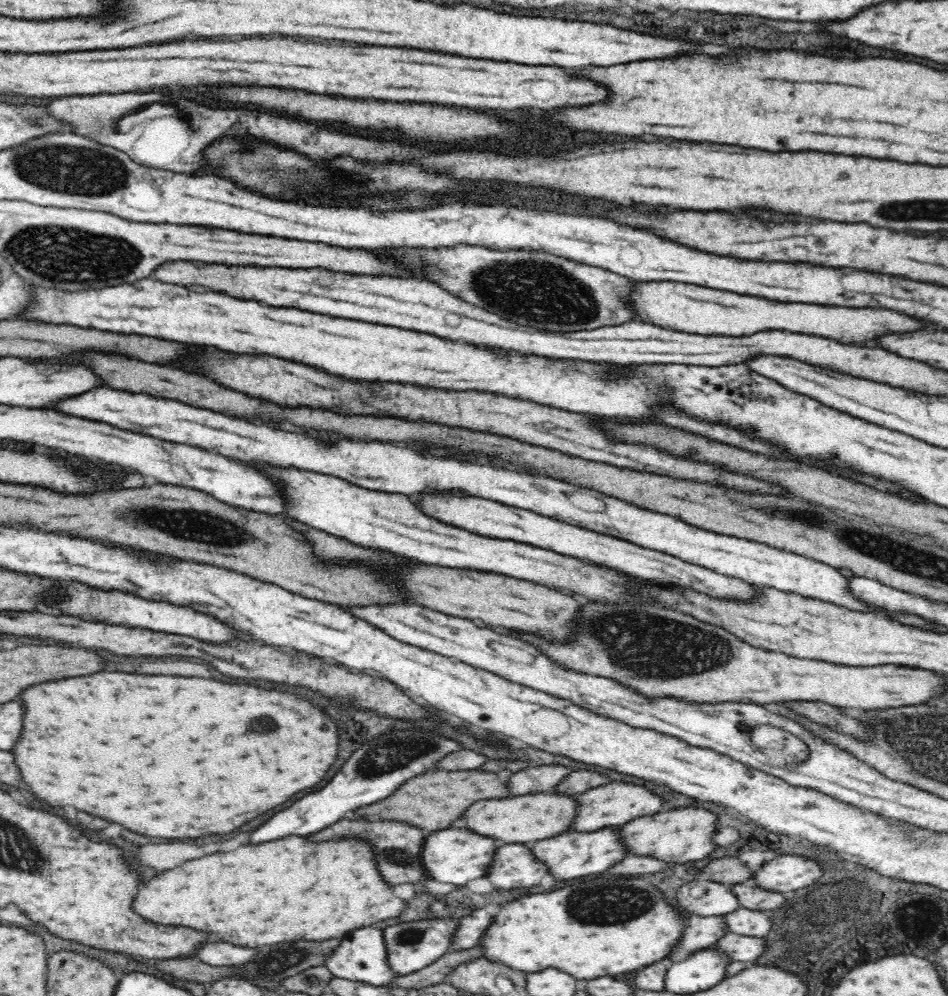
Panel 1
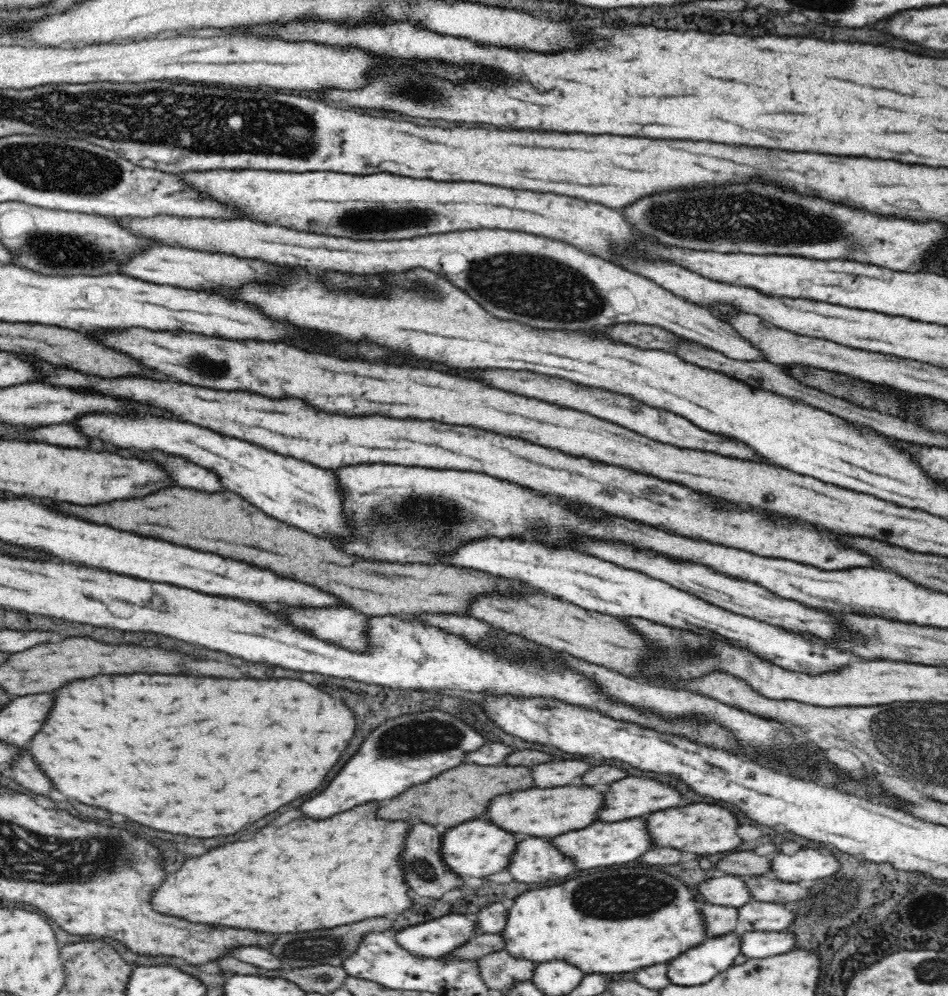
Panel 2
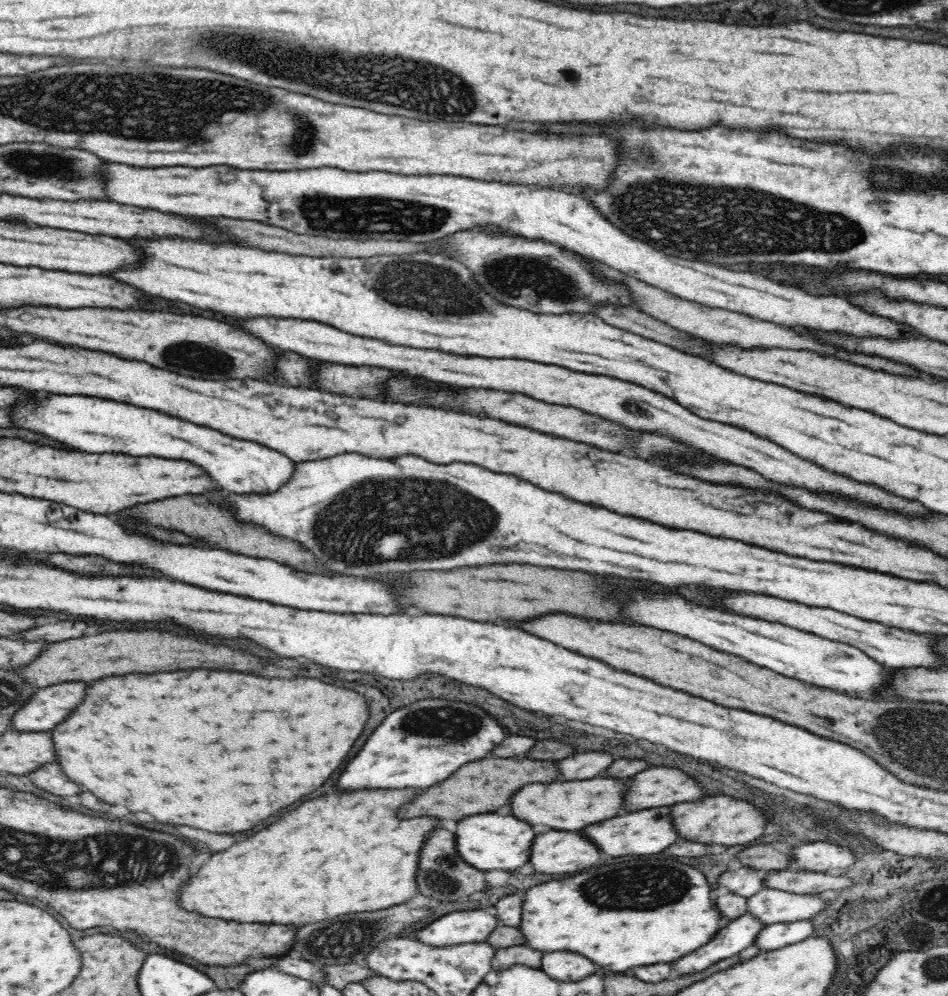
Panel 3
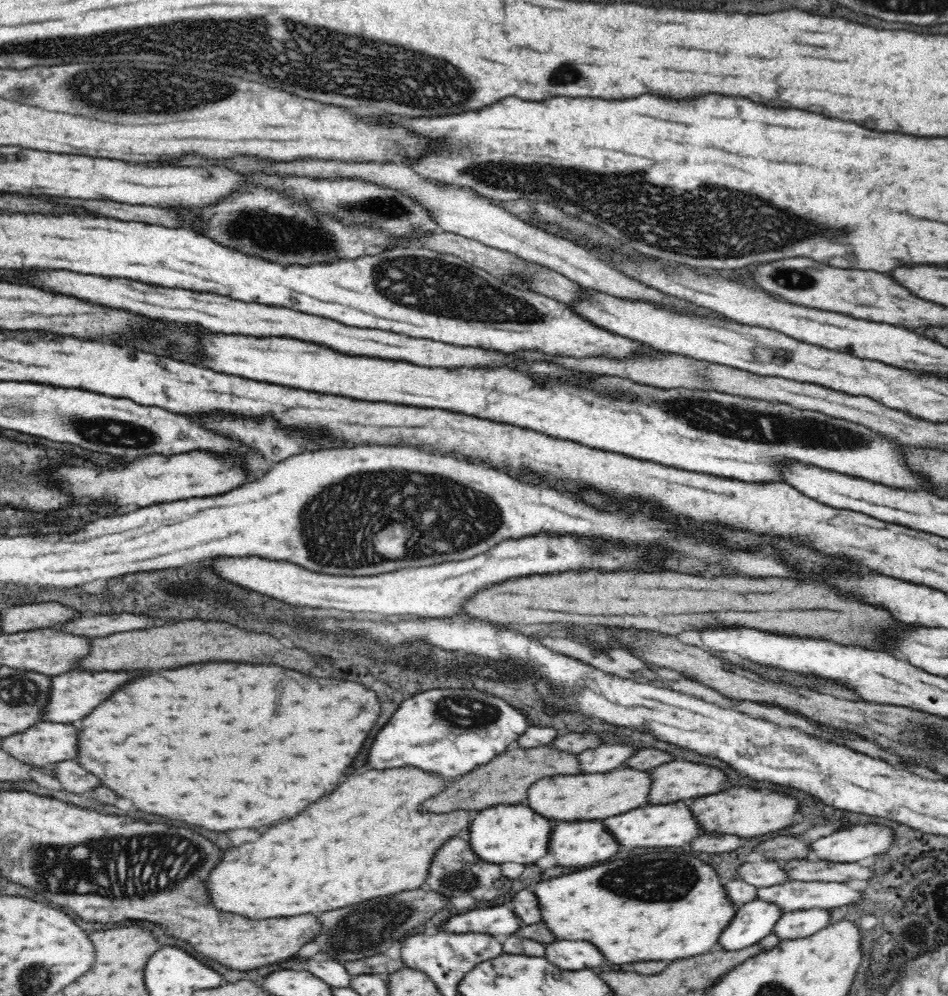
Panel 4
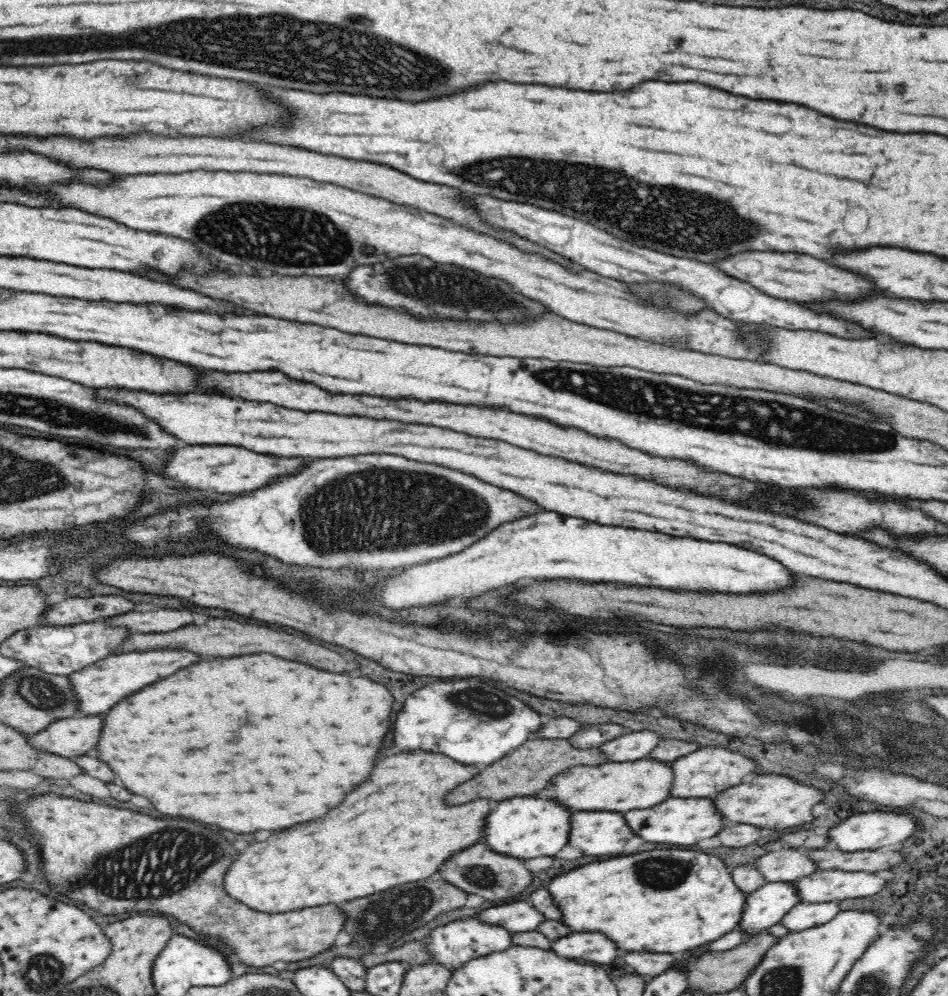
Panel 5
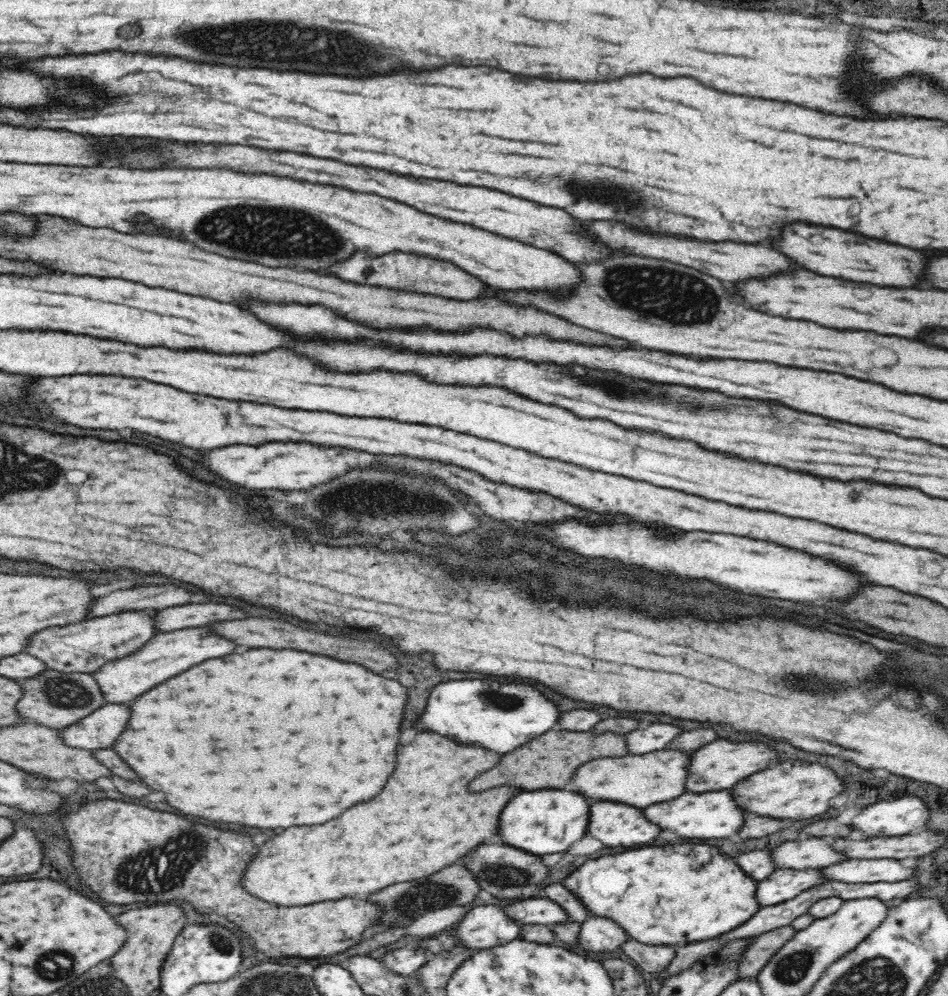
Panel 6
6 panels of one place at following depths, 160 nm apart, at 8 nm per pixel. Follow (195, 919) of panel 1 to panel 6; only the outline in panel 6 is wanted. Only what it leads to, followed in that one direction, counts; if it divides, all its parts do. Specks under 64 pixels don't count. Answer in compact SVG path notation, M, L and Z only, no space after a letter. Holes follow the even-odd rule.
M418 734L414 744L398 746L396 770L388 778L384 790L372 800L352 806L332 822L320 826L294 826L264 842L244 872L244 891L278 906L306 906L378 892L396 882L426 878L448 864L454 864L468 850L498 832L498 814L508 804L508 792L512 788L502 786L476 794L468 792L468 782L490 770L498 760L496 754L484 748L456 746L452 740L440 738L438 734Z

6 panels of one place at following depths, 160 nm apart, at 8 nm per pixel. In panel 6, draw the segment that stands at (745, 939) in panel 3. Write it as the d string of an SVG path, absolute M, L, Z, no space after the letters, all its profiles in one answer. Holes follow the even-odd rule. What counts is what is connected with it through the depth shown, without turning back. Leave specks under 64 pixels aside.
M776 869L768 878L757 883L758 908L788 902L795 899L802 891L823 882L822 869Z

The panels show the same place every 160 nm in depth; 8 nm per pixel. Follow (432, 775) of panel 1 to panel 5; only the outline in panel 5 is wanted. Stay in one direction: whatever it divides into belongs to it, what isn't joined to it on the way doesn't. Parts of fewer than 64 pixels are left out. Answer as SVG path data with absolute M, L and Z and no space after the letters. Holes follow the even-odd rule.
M531 737L520 748L516 748L512 754L504 756L500 762L494 762L484 772L480 772L472 780L468 780L468 782L460 784L456 790L452 790L446 796L446 804L458 806L458 804L466 804L466 802L472 802L478 798L506 800L506 798L516 798L516 796L534 796L542 788L546 788L546 784L556 774L560 774L566 768L582 766L582 764L584 766L604 764L604 755L598 752L597 748L578 750L578 748L570 746L570 742L566 742L564 739L550 740Z

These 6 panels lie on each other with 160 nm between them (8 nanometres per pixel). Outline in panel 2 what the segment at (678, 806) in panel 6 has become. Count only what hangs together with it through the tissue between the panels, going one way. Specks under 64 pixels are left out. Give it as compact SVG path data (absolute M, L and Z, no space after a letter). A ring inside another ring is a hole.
M644 818L624 820L624 822L594 822L584 830L568 832L562 836L552 838L552 844L566 856L570 856L576 862L578 870L590 870L598 866L612 866L612 864L624 864L632 862L644 854L652 844L648 840L648 830L644 824Z

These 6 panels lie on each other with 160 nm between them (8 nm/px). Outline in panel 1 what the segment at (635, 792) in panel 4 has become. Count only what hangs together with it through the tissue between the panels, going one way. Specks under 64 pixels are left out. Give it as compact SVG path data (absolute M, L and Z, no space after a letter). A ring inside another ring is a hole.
M526 794L502 800L484 800L468 806L462 816L462 826L506 844L524 844L550 838L552 834L558 836L560 832L568 830L576 816L576 808L576 800L562 794Z

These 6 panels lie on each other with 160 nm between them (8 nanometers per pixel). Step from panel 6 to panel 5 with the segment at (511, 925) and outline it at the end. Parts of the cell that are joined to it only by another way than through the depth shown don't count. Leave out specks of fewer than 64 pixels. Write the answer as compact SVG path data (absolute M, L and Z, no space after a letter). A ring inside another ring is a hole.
M476 916L440 925L438 928L430 930L428 937L423 940L426 951L430 955L430 962L444 966L452 973L473 958L503 951L512 946L511 932L506 931L504 927L484 923L476 919Z

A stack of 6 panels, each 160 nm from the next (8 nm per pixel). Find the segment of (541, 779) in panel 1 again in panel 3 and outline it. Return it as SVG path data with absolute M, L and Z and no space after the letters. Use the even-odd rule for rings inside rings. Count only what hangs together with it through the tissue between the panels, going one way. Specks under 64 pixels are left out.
M588 752L588 754L574 754L566 760L558 762L558 780L588 780L598 776L612 764L612 756L604 752Z

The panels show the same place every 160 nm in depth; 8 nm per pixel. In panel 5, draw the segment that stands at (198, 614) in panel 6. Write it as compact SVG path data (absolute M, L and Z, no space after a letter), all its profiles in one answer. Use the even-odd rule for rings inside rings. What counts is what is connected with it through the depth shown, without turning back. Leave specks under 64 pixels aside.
M156 610L156 612L130 612L114 618L106 618L104 622L110 626L122 626L136 632L168 632L180 626L190 624L194 614L190 610Z

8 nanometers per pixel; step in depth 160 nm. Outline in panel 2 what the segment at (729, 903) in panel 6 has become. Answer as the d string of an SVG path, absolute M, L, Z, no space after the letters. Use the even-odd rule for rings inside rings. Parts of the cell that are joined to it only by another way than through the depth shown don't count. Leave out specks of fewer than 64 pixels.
M620 866L618 870L604 870L590 876L574 878L564 884L530 890L518 896L508 912L508 922L502 935L506 952L514 958L532 962L564 960L578 966L584 974L622 974L652 965L667 963L705 938L704 919L696 909L694 894L678 877L658 870L658 866Z

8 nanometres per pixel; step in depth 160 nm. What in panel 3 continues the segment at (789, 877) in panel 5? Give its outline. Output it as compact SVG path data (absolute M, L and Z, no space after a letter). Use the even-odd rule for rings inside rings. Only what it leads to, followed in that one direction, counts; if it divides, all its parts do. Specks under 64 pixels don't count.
M735 865L719 876L718 886L726 888L728 893L748 899L764 889L762 875L758 876L758 873L761 872Z

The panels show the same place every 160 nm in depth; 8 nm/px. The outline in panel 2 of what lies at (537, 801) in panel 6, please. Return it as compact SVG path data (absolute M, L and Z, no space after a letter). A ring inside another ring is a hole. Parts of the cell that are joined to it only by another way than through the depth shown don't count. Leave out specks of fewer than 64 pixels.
M470 820L460 826L454 826L446 830L442 838L442 858L446 866L462 878L468 878L468 876L484 878L504 870L510 862L514 848L516 848L516 838L512 834L506 834L498 826L482 820Z

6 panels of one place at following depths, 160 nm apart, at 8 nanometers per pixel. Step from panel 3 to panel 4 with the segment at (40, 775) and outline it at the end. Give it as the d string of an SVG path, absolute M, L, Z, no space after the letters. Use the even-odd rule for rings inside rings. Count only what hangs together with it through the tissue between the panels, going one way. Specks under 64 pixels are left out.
M76 760L54 763L50 767L50 774L57 778L62 789L72 794L82 794L100 784L100 780L94 774L88 774L82 766L78 766Z

